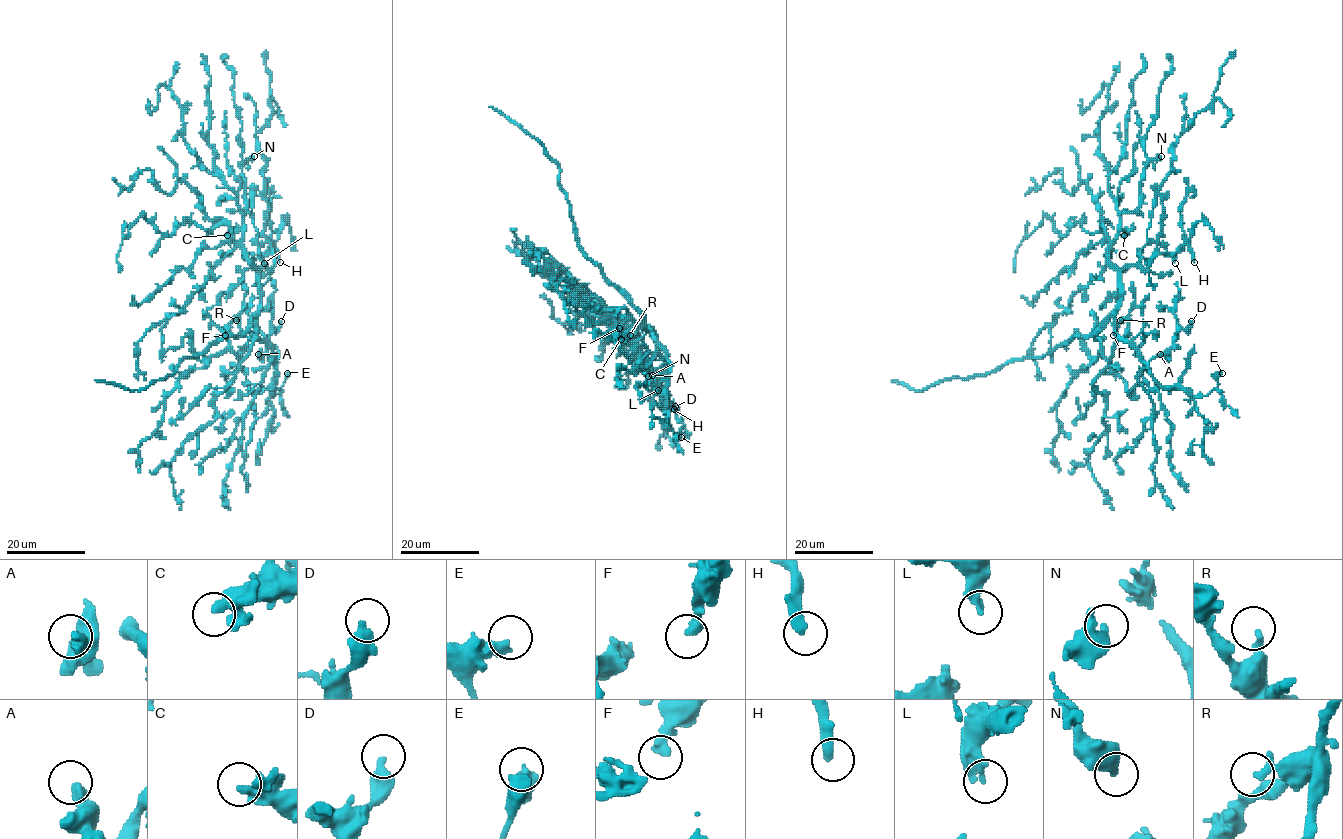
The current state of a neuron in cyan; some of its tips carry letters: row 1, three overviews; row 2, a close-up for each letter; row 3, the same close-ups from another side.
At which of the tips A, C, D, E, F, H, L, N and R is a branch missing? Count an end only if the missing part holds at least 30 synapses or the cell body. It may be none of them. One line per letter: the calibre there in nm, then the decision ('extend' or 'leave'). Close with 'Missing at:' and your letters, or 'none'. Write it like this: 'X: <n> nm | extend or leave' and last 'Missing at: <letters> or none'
A: 360 nm | leave
C: 320 nm | leave
D: 460 nm | leave
E: 400 nm | leave
F: 360 nm | leave
H: 380 nm | extend
L: 320 nm | leave
N: 400 nm | leave
R: 260 nm | leave
Missing at: H

